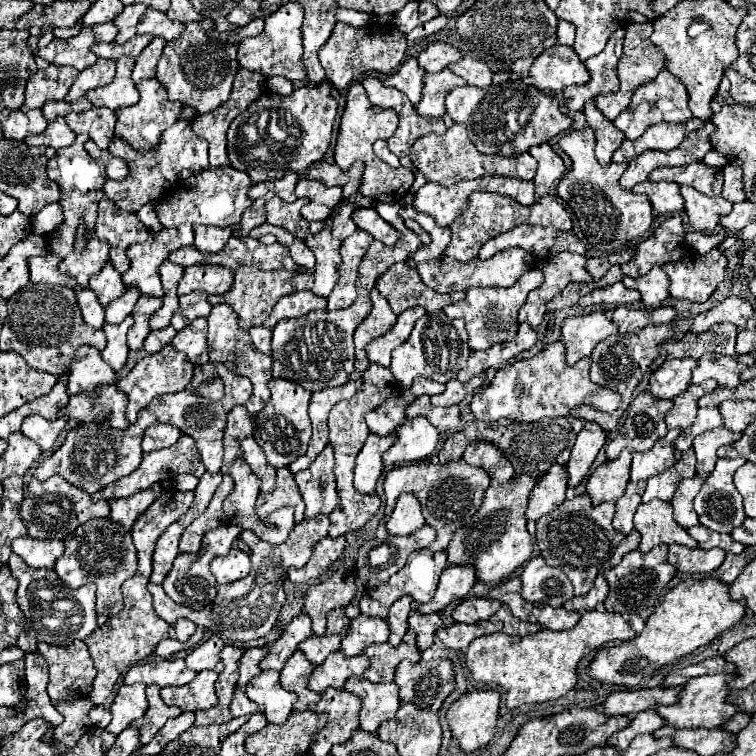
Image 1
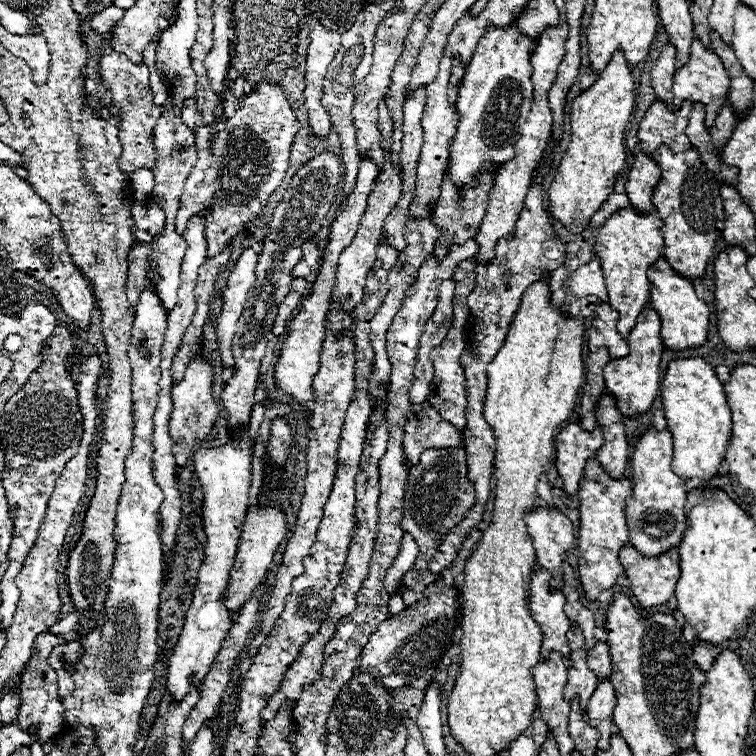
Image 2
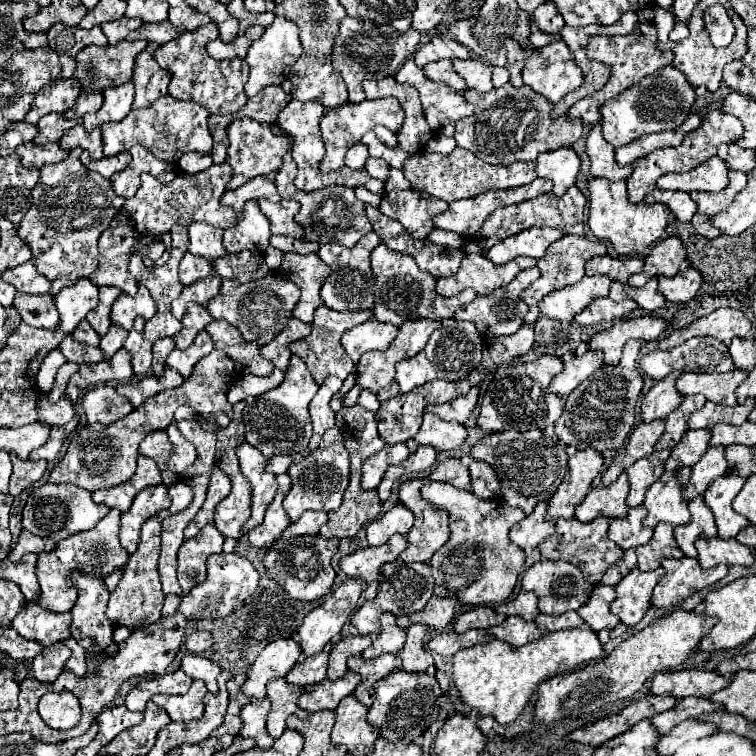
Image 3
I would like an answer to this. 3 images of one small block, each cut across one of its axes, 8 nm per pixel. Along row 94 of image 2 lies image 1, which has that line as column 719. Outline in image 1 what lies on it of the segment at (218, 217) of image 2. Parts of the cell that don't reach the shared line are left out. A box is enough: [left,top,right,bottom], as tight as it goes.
[662,248,726,302]

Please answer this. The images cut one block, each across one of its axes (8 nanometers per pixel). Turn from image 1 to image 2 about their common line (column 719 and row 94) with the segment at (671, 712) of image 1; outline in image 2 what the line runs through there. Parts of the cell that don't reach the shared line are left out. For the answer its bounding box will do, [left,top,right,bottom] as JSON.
[672,38,730,128]

